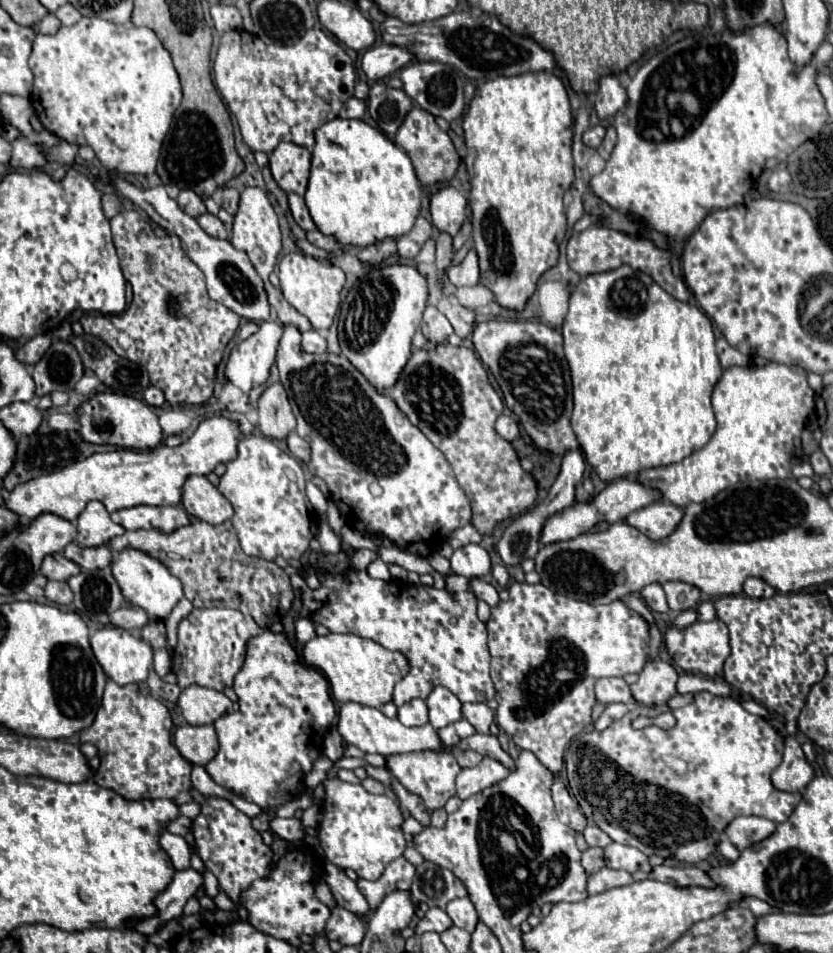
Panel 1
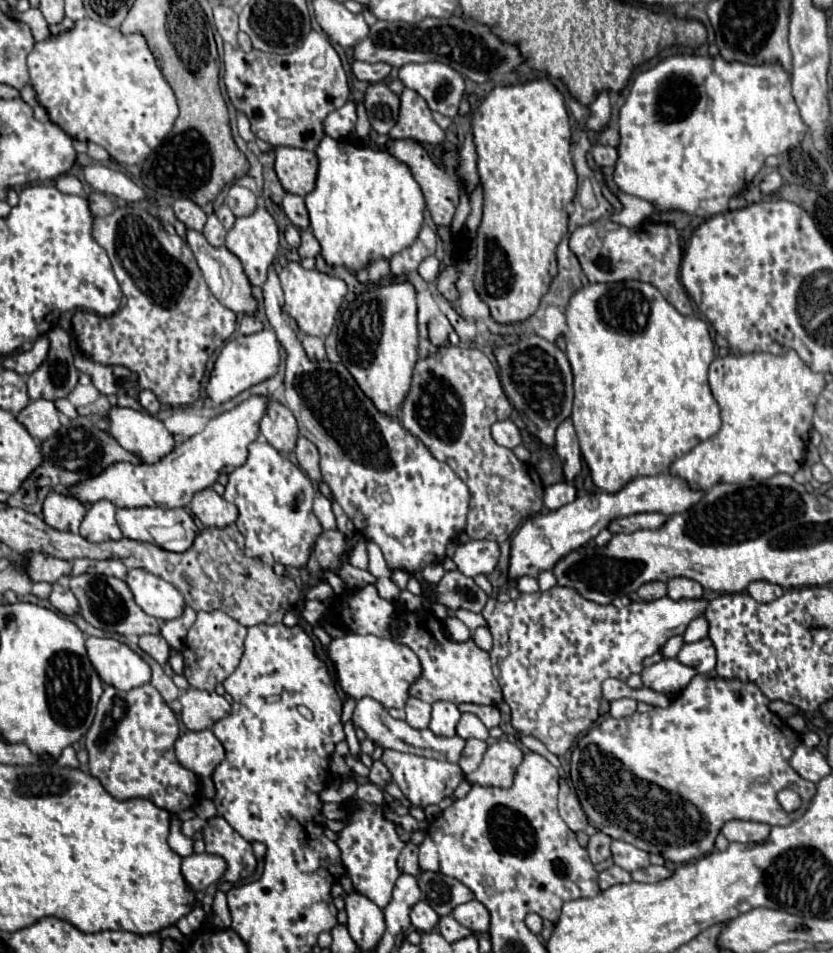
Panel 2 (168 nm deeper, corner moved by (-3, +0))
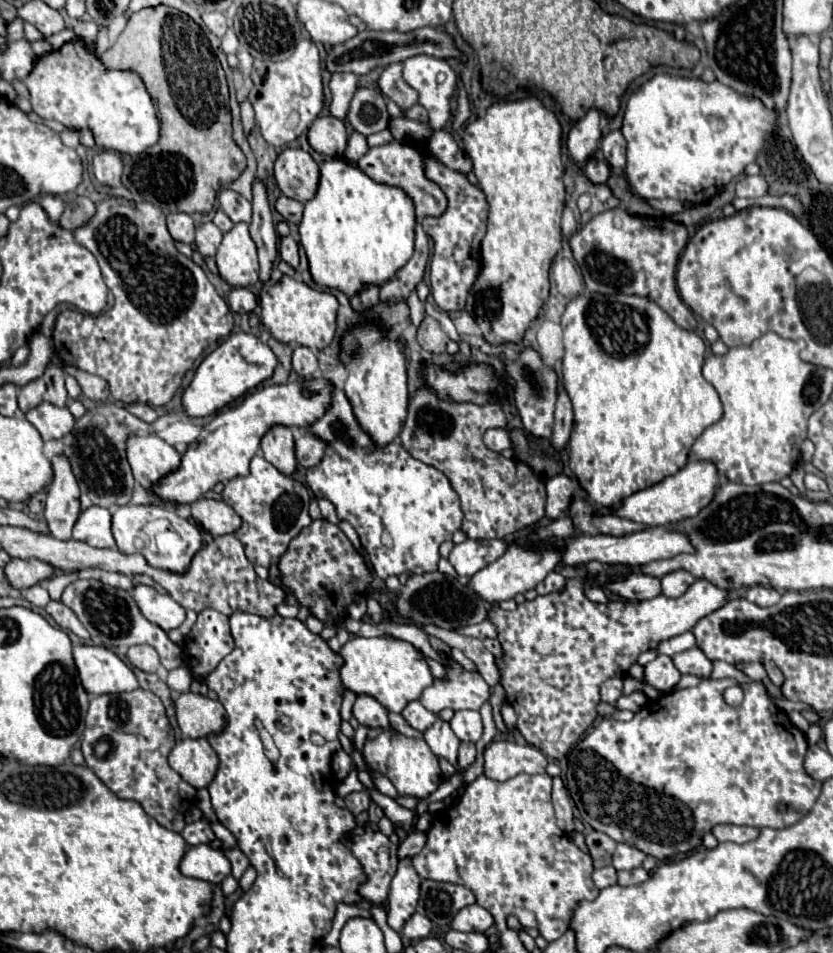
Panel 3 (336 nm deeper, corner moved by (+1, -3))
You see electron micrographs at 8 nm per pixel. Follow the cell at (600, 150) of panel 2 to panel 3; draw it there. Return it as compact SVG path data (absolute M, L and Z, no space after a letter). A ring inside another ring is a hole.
M590 158L584 168L584 176L592 184L606 184L606 180L610 178L610 166L598 158Z

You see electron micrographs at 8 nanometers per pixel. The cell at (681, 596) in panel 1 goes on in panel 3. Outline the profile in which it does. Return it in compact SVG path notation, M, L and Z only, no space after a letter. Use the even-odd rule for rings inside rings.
M686 570L668 572L668 574L664 574L664 576L660 578L660 582L662 582L662 594L668 596L668 598L678 598L678 596L682 596L682 594L688 590L688 586L690 586L694 580L696 580L696 578L694 578L690 572L686 572Z

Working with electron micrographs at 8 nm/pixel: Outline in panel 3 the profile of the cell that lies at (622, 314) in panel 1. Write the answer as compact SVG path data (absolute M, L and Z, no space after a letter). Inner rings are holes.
M582 294L574 300L568 302L566 312L562 314L562 330L564 330L564 360L562 360L562 384L574 404L574 426L572 426L572 434L570 434L570 470L576 474L580 486L588 492L590 500L596 506L602 508L620 508L622 500L632 496L638 490L644 490L648 486L654 486L658 482L662 482L666 476L676 474L686 462L688 462L688 454L690 448L694 444L694 440L712 424L716 424L722 414L722 402L718 398L718 392L714 390L714 386L710 382L706 382L706 378L702 376L702 364L704 364L704 352L706 346L702 342L702 338L696 332L678 328L674 324L674 320L670 316L666 316L666 312L662 312L654 302L640 298L640 296L602 296L602 294Z

